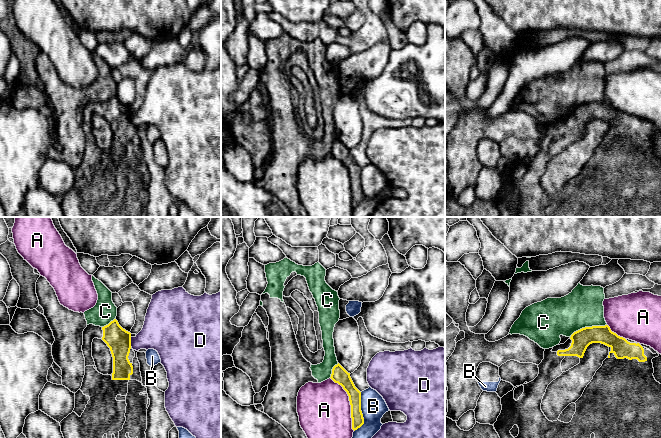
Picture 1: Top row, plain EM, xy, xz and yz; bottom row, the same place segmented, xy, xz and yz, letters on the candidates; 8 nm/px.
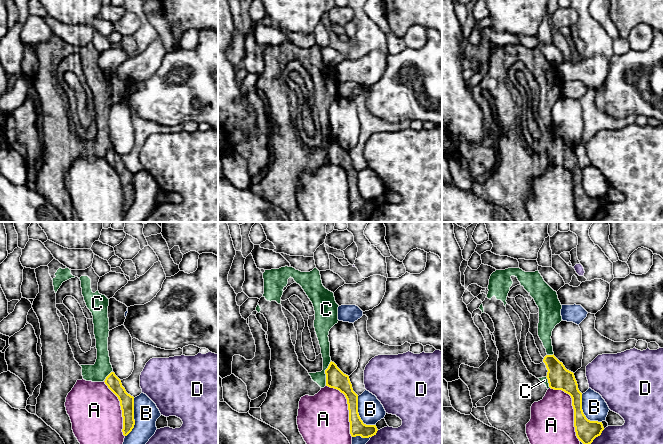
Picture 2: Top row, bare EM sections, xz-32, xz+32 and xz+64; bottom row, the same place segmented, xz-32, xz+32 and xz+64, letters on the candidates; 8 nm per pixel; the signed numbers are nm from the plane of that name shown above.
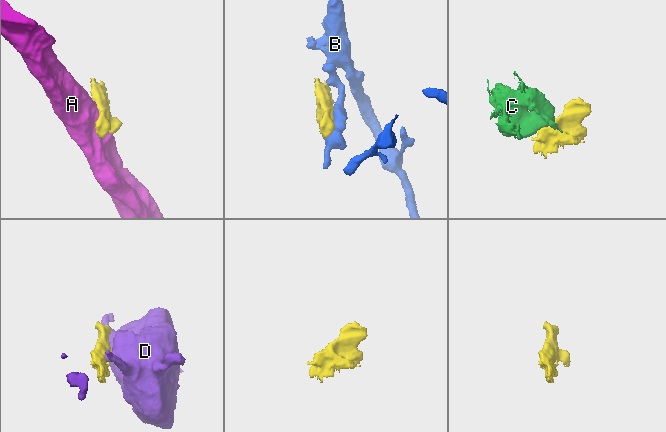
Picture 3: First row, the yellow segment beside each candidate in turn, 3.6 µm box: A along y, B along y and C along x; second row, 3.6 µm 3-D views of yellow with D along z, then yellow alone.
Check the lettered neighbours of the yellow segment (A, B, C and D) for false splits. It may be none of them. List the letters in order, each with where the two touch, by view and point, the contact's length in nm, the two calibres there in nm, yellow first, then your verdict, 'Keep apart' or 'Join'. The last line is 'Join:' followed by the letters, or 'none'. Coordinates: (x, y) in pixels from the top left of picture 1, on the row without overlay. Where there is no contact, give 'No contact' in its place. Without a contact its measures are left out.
A: Touches yellow at xz (350, 179). Shared border 480 nm. Thickness 130 nm (yellow) against 420 nm. Keep apart
B: Touches yellow at xz (361, 188). Shared border 320 nm. Thickness 100 nm (yellow) against 200 nm. Keep apart
C: Touches yellow at yz (587, 103). Shared border 320 nm. Thickness 160 nm (yellow) against 320 nm. Keep apart
D: Touches yellow at xy (130, 118). Shared border 80 nm. Thickness 190 nm (yellow) against 280 nm. Keep apart
Join: none

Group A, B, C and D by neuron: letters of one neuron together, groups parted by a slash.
A / B / C / D

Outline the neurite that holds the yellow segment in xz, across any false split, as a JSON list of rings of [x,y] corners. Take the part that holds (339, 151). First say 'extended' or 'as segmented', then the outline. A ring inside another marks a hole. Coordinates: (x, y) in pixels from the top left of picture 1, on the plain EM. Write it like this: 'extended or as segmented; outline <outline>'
as segmented; outline [[[339,139],[333,143],[330,154],[335,159],[341,161],[349,172],[352,205],[355,207],[364,200],[364,194],[361,187],[361,168],[355,163],[350,153],[350,149],[348,149]]]

